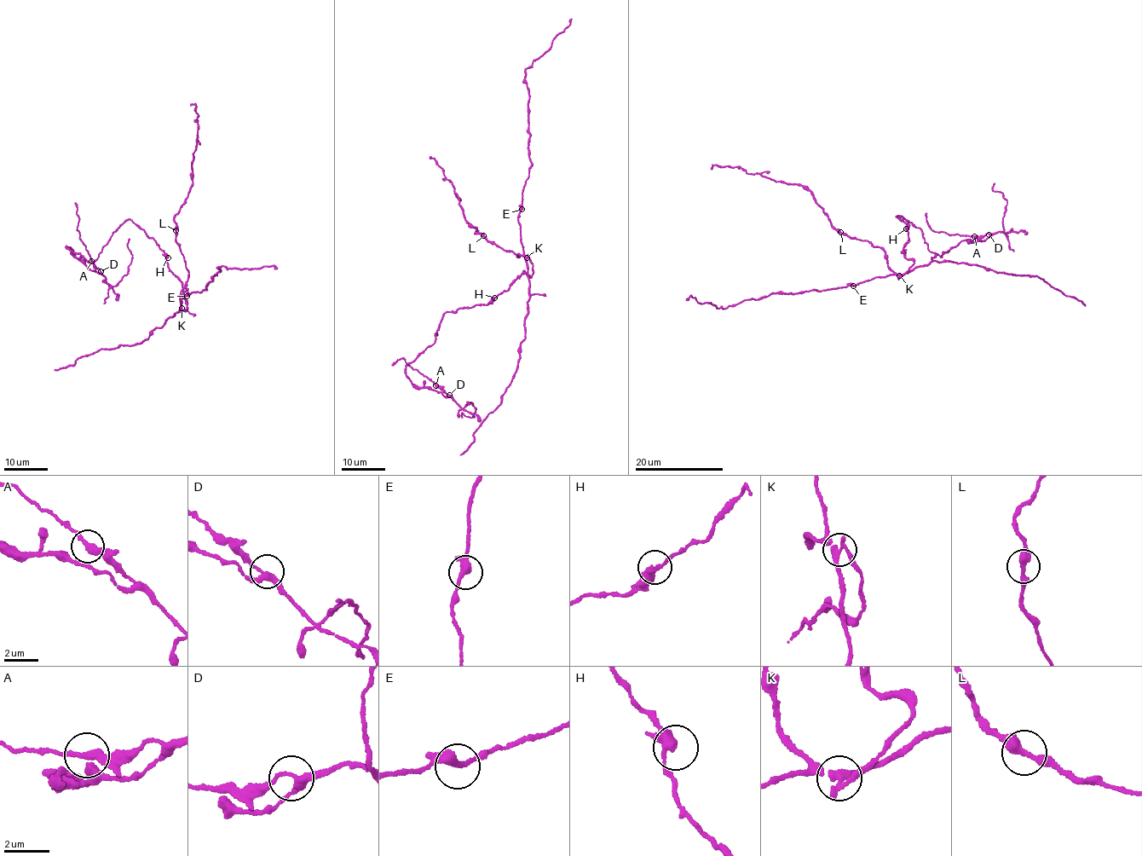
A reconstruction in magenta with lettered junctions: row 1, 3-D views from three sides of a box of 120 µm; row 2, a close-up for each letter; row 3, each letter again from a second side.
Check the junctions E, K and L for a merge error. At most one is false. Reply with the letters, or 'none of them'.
K

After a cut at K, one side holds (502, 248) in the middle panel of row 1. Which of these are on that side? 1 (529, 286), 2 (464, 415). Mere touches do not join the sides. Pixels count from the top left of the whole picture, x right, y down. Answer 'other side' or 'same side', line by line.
1: same side
2: other side

